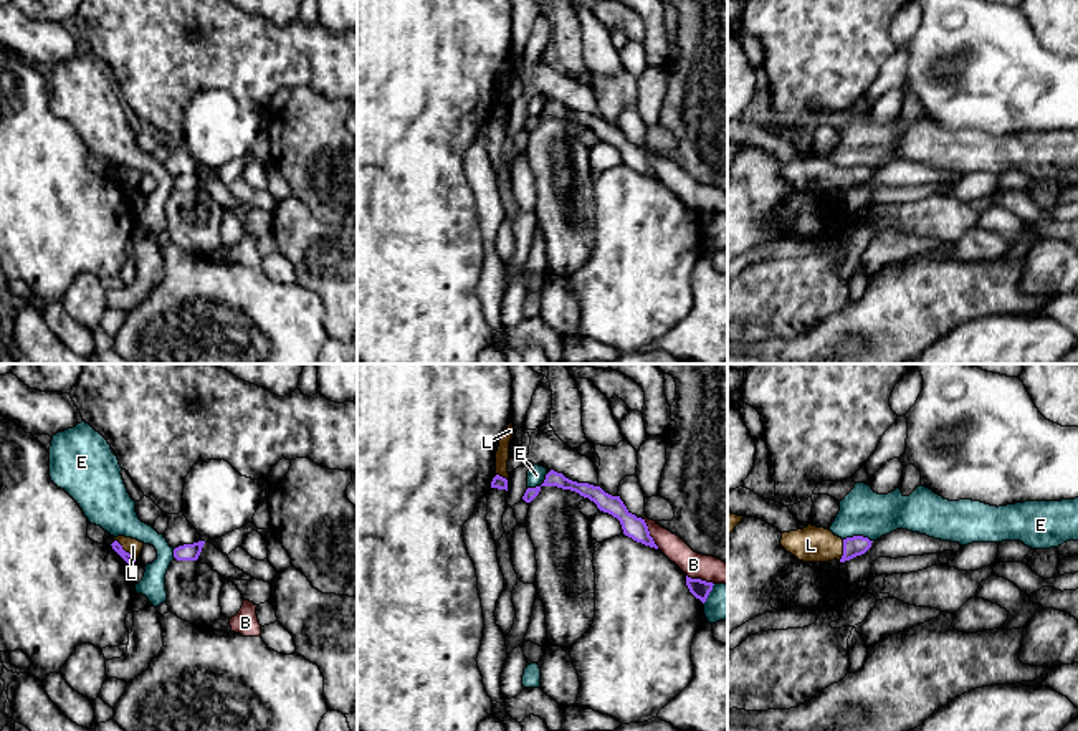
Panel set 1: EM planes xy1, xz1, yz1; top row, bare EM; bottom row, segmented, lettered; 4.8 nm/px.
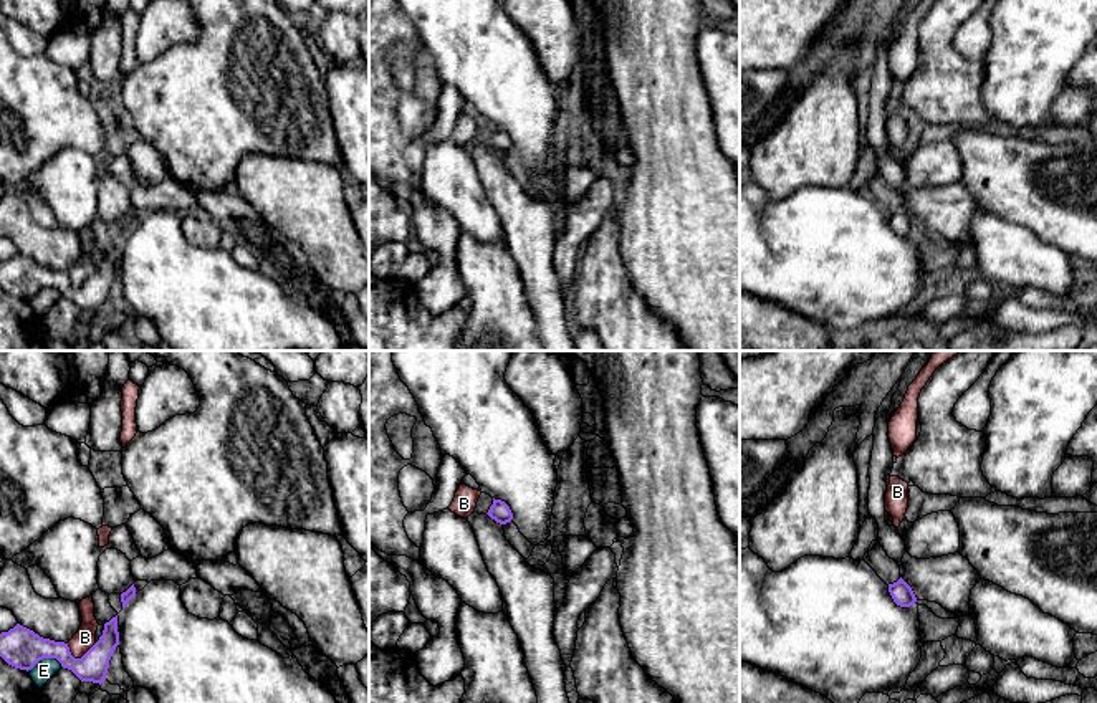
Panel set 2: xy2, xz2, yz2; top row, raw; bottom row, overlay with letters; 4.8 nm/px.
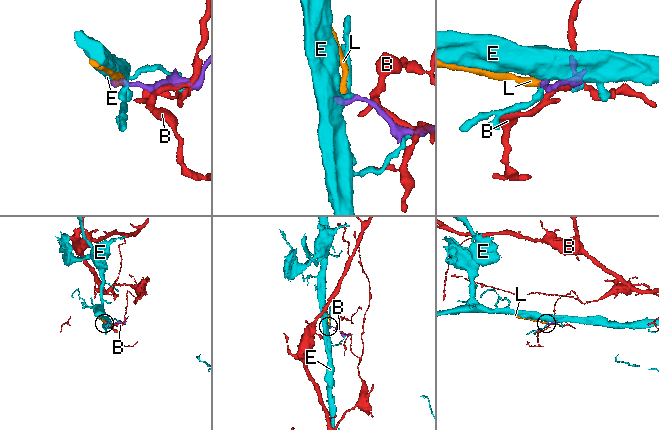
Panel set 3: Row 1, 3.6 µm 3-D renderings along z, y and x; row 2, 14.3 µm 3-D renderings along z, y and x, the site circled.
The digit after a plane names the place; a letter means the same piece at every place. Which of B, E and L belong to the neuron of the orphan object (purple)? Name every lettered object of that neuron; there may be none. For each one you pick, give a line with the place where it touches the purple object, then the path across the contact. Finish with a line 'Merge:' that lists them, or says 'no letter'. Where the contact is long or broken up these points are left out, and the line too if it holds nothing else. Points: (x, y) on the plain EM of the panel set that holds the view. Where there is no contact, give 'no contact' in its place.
L: contact xy1 (124, 181); way xy1 (116, 176), (124, 181), (133, 176)
Merge: L

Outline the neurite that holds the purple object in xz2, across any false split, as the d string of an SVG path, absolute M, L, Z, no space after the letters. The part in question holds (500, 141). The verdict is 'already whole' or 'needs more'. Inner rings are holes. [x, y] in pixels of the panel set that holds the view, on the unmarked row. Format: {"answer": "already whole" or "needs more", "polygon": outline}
{"answer": "already whole", "polygon": "M495 127L486 144L500 154L506 154L513 149L510 136L505 131Z"}

